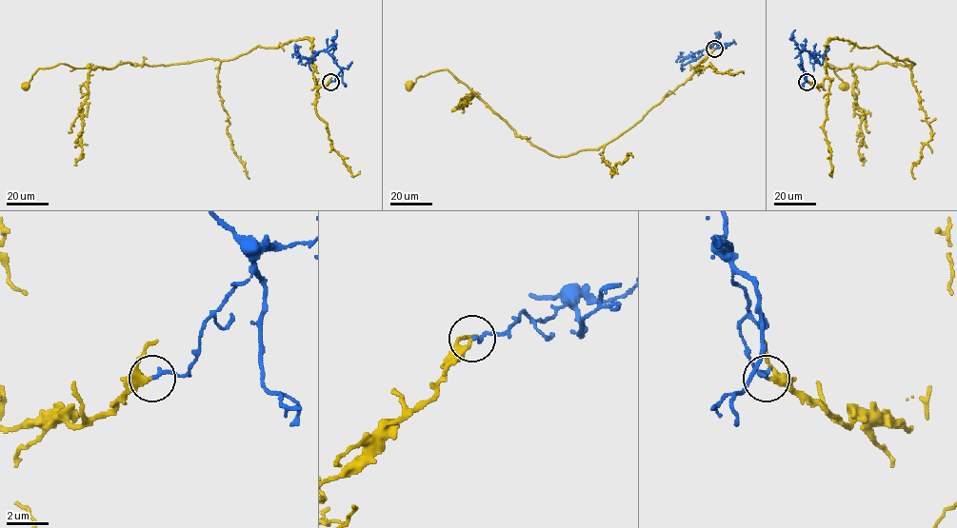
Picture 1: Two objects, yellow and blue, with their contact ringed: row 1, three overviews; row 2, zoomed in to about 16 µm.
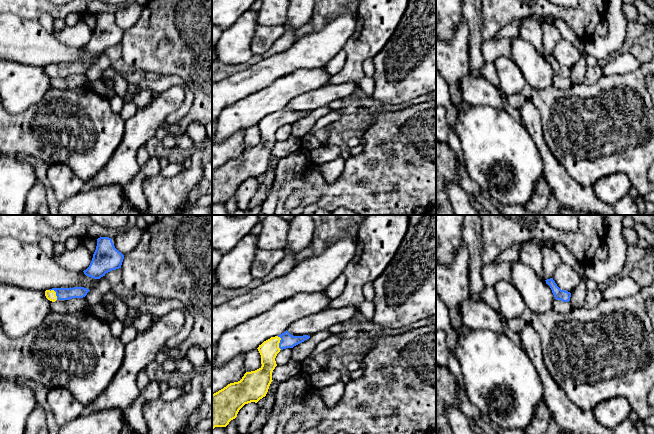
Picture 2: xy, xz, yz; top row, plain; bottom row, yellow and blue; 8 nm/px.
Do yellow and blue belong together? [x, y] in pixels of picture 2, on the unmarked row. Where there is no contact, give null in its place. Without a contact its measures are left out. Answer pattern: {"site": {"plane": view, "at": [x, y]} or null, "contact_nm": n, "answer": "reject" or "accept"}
{"site": {"plane": "xz", "at": [279, 118]}, "contact_nm": 120, "answer": "reject"}

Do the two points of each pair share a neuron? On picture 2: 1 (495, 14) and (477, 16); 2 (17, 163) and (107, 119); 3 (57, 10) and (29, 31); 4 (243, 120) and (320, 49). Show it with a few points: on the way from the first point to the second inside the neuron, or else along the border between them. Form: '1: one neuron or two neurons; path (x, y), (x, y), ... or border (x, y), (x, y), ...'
1: two neurons; border (481, 10), (483, 38)
2: two neurons; border (10, 155), (21, 155), (24, 158)
3: two neurons; border (14, 14), (22, 18), (37, 20)
4: two neurons; border (321, 67), (298, 68), (276, 78)

